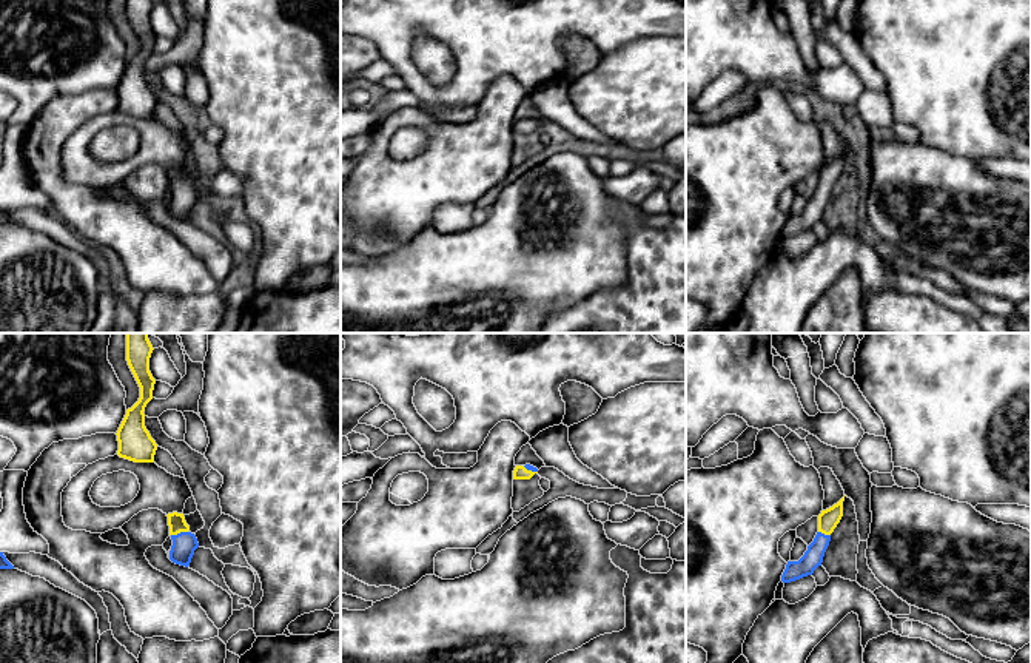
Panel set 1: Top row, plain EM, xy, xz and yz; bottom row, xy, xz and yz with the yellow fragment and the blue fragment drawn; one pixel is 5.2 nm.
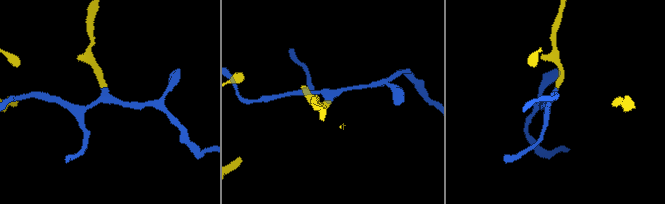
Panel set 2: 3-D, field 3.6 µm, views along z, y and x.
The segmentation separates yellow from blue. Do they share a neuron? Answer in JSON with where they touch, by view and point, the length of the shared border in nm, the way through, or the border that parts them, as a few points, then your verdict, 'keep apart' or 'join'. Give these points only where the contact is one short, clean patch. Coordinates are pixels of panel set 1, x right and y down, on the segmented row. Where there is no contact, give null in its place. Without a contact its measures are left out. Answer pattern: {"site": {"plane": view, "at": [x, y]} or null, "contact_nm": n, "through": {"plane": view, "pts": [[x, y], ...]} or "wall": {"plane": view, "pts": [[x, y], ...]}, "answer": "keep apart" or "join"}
{"site": {"plane": "xy", "at": [179, 532]}, "contact_nm": 90, "through": {"plane": "xy", "pts": [[176, 521], [179, 532], [184, 545]]}, "answer": "join"}

